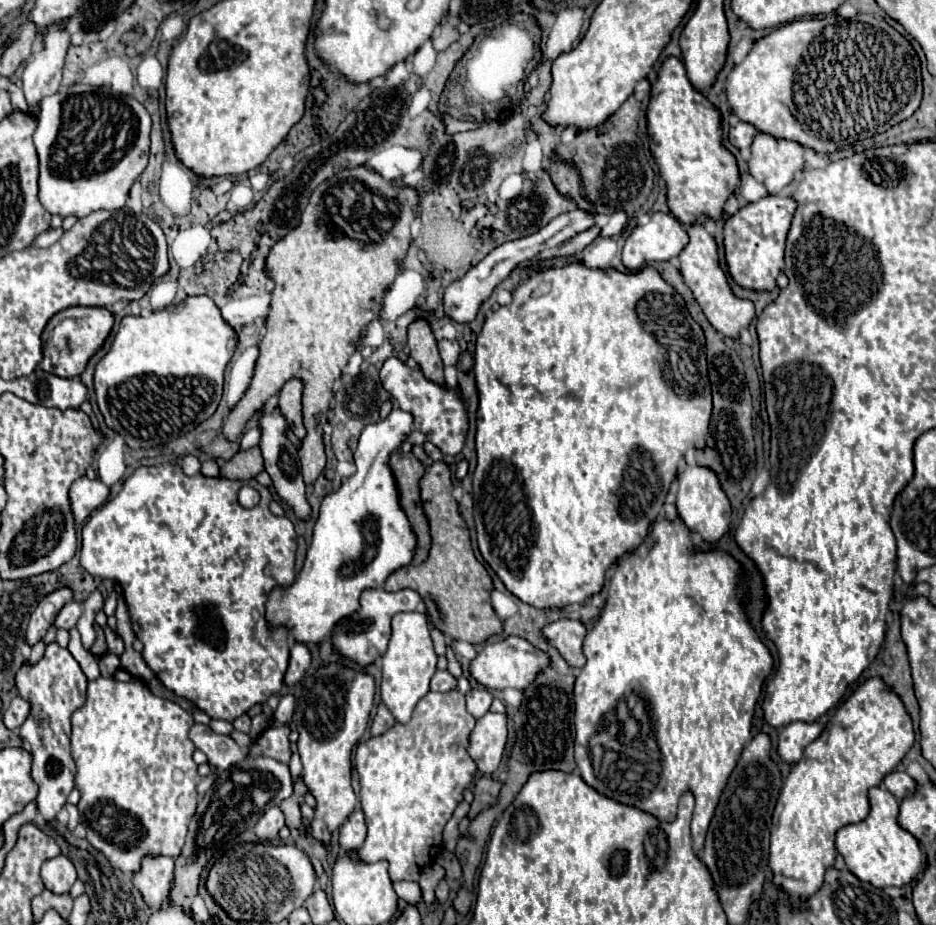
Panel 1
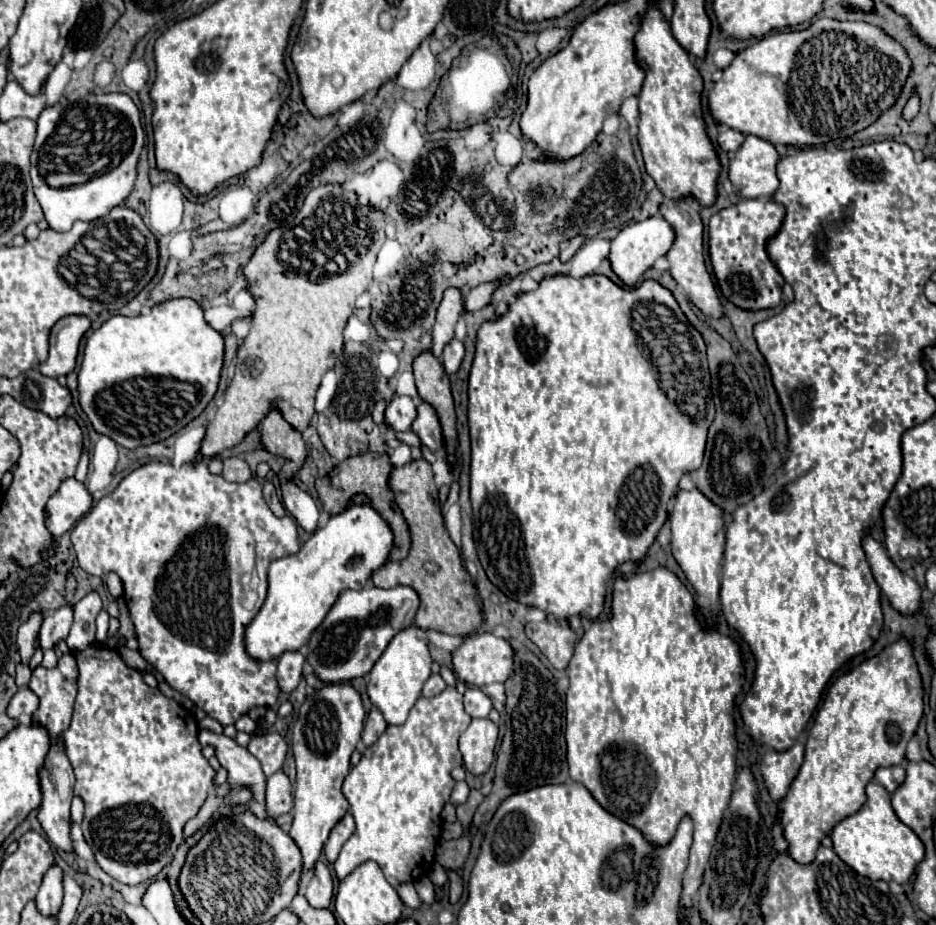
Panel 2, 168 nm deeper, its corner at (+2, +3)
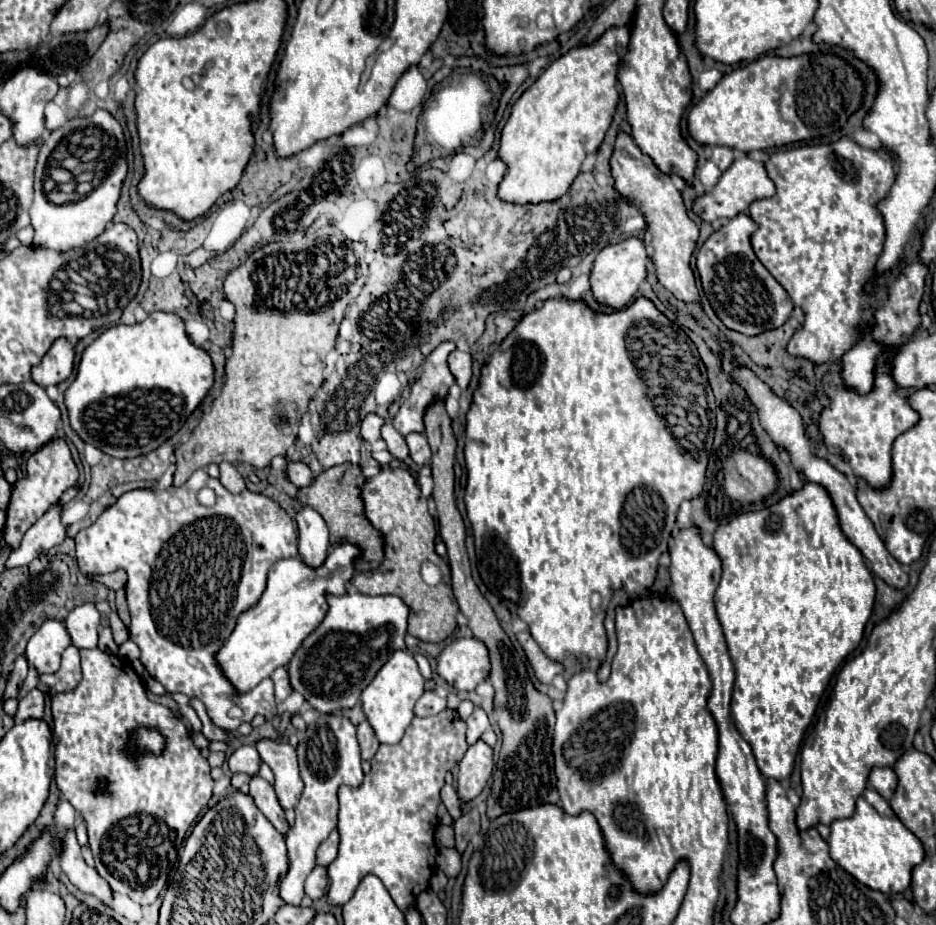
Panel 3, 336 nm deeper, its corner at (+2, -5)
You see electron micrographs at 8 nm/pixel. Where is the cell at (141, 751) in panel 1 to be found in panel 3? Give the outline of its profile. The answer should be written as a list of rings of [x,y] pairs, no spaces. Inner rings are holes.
[[[81,649],[81,671],[83,671],[83,679],[81,683],[77,685],[77,689],[69,691],[69,693],[57,693],[51,703],[53,703],[53,731],[55,731],[55,783],[61,791],[61,795],[75,807],[77,813],[83,815],[85,819],[85,825],[87,825],[87,835],[89,835],[89,847],[93,851],[93,857],[95,857],[95,869],[97,873],[109,883],[109,887],[117,893],[123,893],[123,895],[129,895],[135,903],[139,905],[151,905],[155,903],[155,899],[159,897],[159,893],[167,887],[167,881],[169,881],[169,873],[173,869],[173,863],[177,861],[177,851],[181,849],[183,845],[183,839],[185,839],[185,833],[187,829],[197,821],[199,813],[205,809],[205,805],[209,803],[211,799],[211,791],[213,791],[213,785],[215,781],[211,779],[209,771],[209,763],[207,759],[201,755],[201,751],[195,747],[193,739],[191,739],[191,731],[185,727],[185,723],[171,711],[167,709],[165,705],[159,705],[159,703],[153,703],[149,697],[147,697],[147,691],[145,691],[145,685],[141,681],[141,677],[135,673],[133,665],[119,657],[119,655],[109,655],[101,649]],[[137,727],[151,727],[151,729],[157,729],[163,737],[165,737],[165,749],[159,753],[159,755],[153,755],[153,753],[137,753],[135,759],[131,759],[125,749],[133,737],[133,731]],[[107,781],[105,789],[95,789],[95,787],[101,787],[101,783]]]

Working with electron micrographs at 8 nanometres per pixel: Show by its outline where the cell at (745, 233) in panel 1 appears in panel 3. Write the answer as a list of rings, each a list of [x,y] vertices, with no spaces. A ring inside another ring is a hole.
[[[739,213],[727,225],[715,230],[697,253],[697,269],[711,307],[729,329],[745,335],[757,335],[767,329],[781,327],[793,311],[791,297],[763,267],[753,251],[751,235],[757,227],[759,225],[749,213]]]

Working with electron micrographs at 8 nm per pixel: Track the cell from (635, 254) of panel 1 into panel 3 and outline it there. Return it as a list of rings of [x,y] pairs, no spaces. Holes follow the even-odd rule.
[[[629,237],[625,241],[619,241],[615,245],[607,245],[601,249],[601,253],[595,259],[593,271],[591,271],[591,289],[599,303],[605,303],[613,309],[625,307],[633,295],[637,293],[639,285],[647,277],[647,265],[649,265],[649,253],[647,243],[641,237]]]

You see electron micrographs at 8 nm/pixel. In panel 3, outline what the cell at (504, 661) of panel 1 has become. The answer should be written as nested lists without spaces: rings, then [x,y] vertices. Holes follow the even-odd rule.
[[[475,637],[455,639],[441,651],[437,673],[457,691],[473,691],[479,683],[489,679],[489,649]]]

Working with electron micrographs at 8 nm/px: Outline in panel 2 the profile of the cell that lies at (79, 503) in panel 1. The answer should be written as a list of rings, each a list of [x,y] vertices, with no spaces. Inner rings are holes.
[[[77,479],[63,481],[45,507],[45,515],[49,517],[45,525],[49,525],[53,539],[59,539],[65,531],[69,531],[91,509],[91,503],[91,495],[83,483]]]

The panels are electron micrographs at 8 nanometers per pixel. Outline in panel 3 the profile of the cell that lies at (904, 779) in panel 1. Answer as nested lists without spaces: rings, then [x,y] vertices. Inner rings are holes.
[[[875,767],[869,775],[869,785],[883,797],[883,799],[891,799],[893,791],[897,789],[897,775],[893,769],[889,767]]]

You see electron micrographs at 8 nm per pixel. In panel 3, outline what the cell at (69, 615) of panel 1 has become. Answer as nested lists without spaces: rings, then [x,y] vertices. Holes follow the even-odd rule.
[[[49,619],[41,625],[41,629],[29,639],[25,657],[29,665],[35,665],[37,671],[55,673],[59,669],[61,653],[71,645],[71,637],[63,625],[63,621]]]

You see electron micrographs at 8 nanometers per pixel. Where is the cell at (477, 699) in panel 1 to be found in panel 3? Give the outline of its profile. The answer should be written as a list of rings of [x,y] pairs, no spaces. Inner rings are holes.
[[[475,707],[475,711],[467,717],[467,741],[473,743],[477,737],[483,735],[483,731],[489,729],[489,717],[483,707]]]

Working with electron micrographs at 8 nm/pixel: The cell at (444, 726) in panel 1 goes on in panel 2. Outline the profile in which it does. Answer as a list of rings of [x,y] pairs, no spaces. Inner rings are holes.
[[[447,687],[437,697],[419,697],[405,725],[389,725],[385,733],[377,739],[377,743],[363,751],[361,763],[353,767],[343,781],[343,795],[351,805],[355,831],[345,841],[337,861],[333,863],[339,881],[365,861],[375,861],[385,871],[387,881],[395,889],[401,883],[413,883],[421,875],[429,873],[441,835],[441,809],[449,801],[455,785],[455,781],[451,779],[451,769],[463,765],[457,741],[459,735],[469,727],[469,723],[471,717],[463,709],[463,695],[459,695],[453,687]]]

